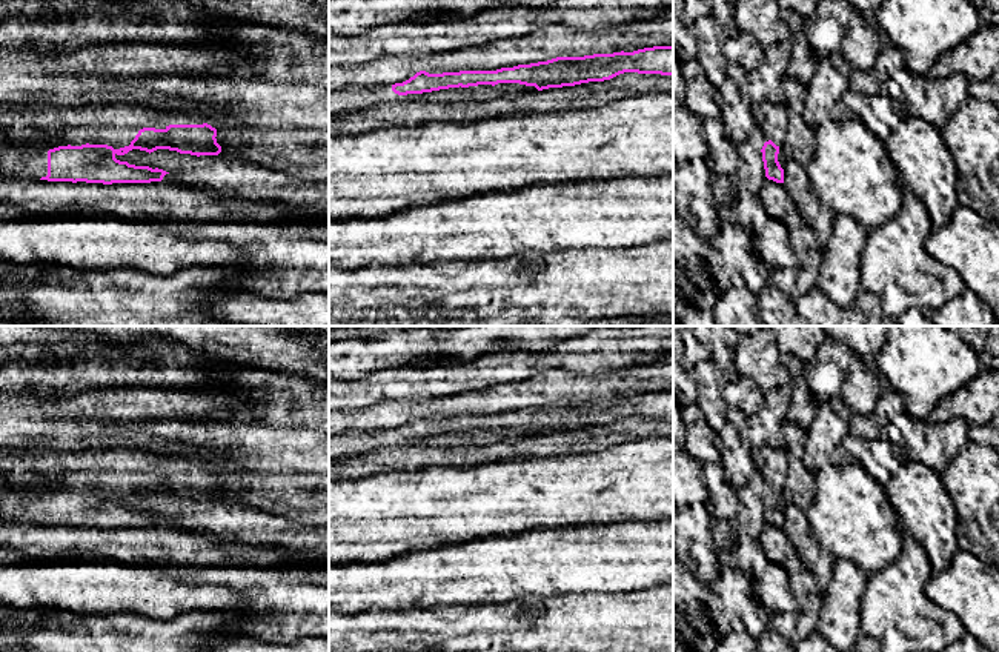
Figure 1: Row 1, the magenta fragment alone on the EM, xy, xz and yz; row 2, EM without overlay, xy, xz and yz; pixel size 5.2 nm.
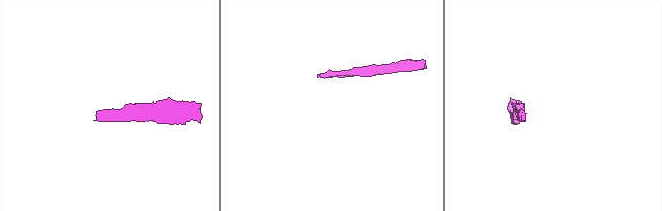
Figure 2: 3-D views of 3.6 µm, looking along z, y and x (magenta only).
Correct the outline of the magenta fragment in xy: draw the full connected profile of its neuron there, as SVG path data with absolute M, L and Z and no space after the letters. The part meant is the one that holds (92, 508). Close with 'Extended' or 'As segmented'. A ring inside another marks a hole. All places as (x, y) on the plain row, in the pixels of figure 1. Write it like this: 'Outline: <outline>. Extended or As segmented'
Outline: M91 443L81 451L68 449L0 449L0 478L9 494L57 487L54 494L35 494L26 501L6 498L0 504L0 518L48 526L86 527L151 527L161 526L169 517L149 511L135 511L115 501L132 494L154 497L157 494L177 495L191 500L218 500L217 474L201 457L181 454L157 454L152 451L131 451L123 446Z. Extended

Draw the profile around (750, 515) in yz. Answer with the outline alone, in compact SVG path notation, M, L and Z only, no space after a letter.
M759 471L750 477L745 486L736 487L739 500L736 520L753 540L759 538L767 524L761 497L764 487L765 478Z

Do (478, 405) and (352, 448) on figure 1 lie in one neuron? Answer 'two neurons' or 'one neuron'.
two neurons

